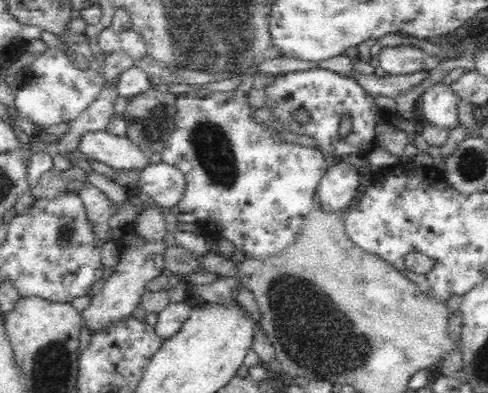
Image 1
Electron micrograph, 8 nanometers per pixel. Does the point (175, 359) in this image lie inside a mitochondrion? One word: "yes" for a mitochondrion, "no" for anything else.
no

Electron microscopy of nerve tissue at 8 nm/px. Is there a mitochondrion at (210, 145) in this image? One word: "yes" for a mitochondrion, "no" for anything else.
yes

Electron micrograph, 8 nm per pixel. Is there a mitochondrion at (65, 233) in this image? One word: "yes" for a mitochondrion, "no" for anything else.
yes

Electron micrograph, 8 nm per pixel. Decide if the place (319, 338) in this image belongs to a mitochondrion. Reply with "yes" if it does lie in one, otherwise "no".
yes

